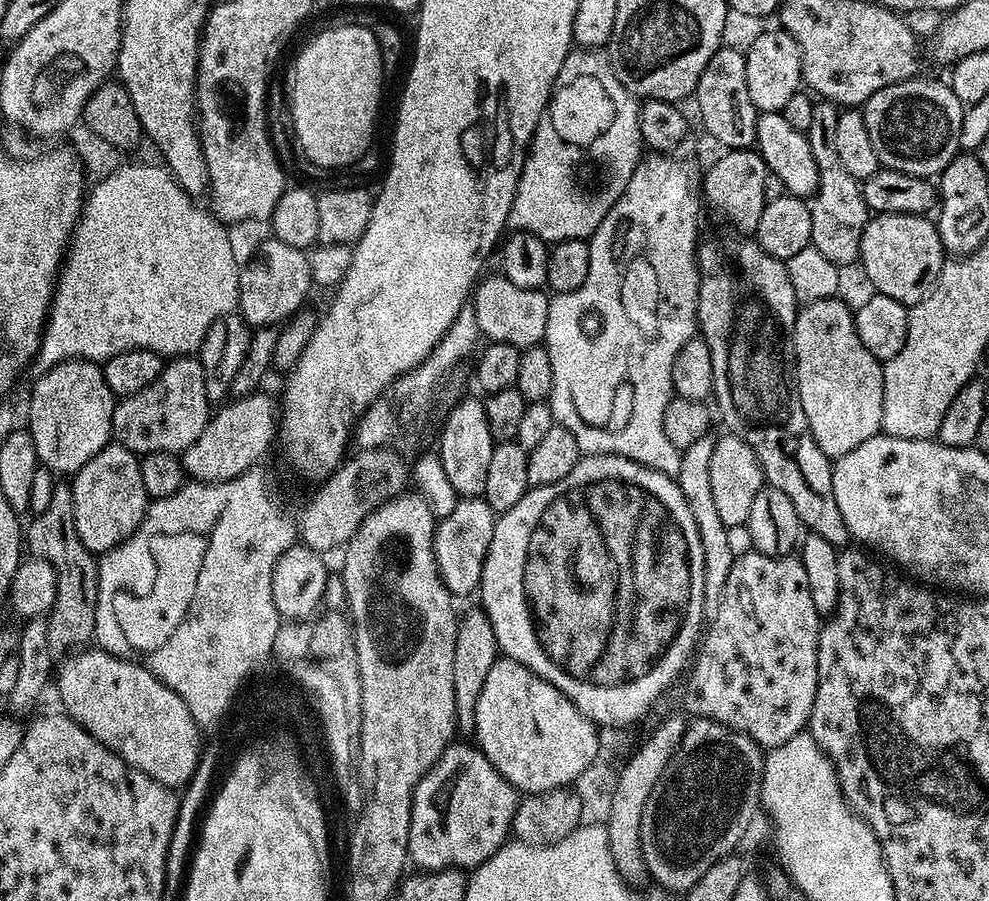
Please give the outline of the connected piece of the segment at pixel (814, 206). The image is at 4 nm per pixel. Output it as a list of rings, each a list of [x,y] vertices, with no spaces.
[[[816,102],[812,106],[812,121],[806,133],[808,145],[814,154],[816,169],[820,171],[820,181],[810,197],[811,247],[830,258],[838,266],[845,266],[857,259],[860,242],[864,238],[864,228],[870,219],[869,208],[861,192],[861,181],[855,180],[842,166],[834,150],[834,126],[838,115],[837,105],[831,102]]]

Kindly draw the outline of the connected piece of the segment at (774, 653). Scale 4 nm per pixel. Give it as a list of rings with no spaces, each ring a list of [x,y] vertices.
[[[749,550],[743,555],[737,555],[732,562],[732,568],[728,572],[724,589],[720,599],[715,602],[716,613],[708,624],[708,633],[703,633],[698,647],[694,652],[694,659],[691,661],[692,673],[684,684],[684,708],[683,711],[689,717],[702,720],[713,720],[719,724],[725,724],[734,732],[741,732],[748,737],[753,744],[764,750],[771,750],[778,747],[782,742],[801,735],[808,723],[808,714],[812,709],[812,703],[816,697],[816,641],[822,627],[821,617],[816,611],[814,602],[810,598],[810,590],[806,582],[806,570],[799,559],[787,556],[763,556],[760,552]]]

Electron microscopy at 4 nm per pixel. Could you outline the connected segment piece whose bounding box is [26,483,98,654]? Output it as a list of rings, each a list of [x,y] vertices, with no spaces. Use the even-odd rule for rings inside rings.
[[[67,483],[60,484],[56,489],[52,492],[52,497],[48,500],[48,505],[45,506],[44,509],[41,510],[40,513],[37,514],[36,517],[32,520],[32,525],[27,525],[26,528],[26,548],[28,548],[33,557],[38,560],[45,560],[50,564],[54,571],[56,571],[56,597],[54,598],[54,602],[52,603],[51,612],[47,613],[46,619],[48,622],[48,649],[52,651],[54,654],[68,654],[73,650],[79,649],[81,646],[87,645],[89,641],[93,639],[96,635],[96,595],[98,594],[98,560],[93,553],[88,551],[86,546],[82,546],[82,542],[78,538],[78,534],[76,533],[76,523],[74,522],[74,514],[72,513],[72,489],[69,487]]]

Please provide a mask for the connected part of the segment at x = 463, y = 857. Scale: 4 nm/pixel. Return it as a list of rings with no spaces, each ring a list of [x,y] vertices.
[[[453,742],[438,758],[438,762],[418,782],[412,795],[410,810],[410,836],[408,858],[415,867],[429,872],[442,868],[471,870],[489,860],[501,844],[509,839],[512,818],[516,813],[518,793],[513,784],[508,784],[502,774],[486,759],[479,747],[468,742]]]

